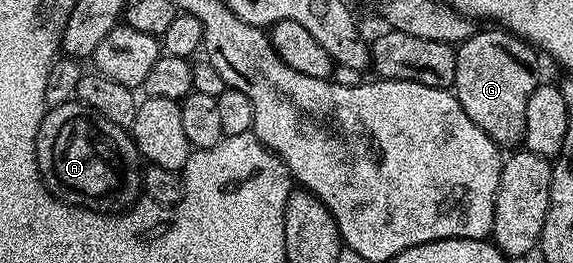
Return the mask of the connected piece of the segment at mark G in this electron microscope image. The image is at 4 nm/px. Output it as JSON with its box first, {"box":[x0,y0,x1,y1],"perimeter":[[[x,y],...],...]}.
{"box":[453,31,537,150],"perimeter":[[[476,31],[455,48],[457,74],[453,91],[465,114],[485,130],[492,142],[500,149],[511,150],[523,144],[525,106],[529,106],[529,98],[537,87],[530,68],[532,49],[506,31],[491,31],[495,32]]]}

